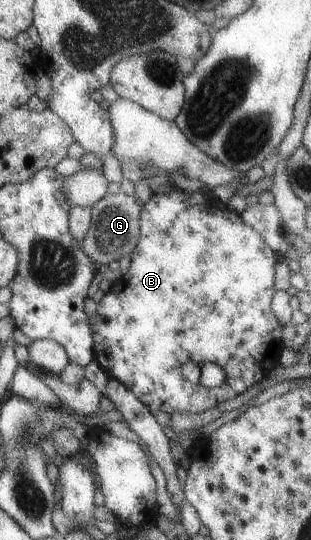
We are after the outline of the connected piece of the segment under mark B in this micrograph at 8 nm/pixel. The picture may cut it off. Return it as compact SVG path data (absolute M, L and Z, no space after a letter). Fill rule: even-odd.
M174 187L169 192L165 194L152 194L151 198L145 205L142 206L142 210L140 211L140 238L135 246L135 249L133 249L132 253L130 254L131 257L131 264L128 269L128 271L123 274L120 278L116 279L114 282L112 282L112 286L110 287L109 291L105 293L101 301L97 305L97 315L90 319L90 326L91 331L93 331L93 351L95 354L95 360L97 360L97 363L101 365L103 368L103 371L105 373L108 373L110 377L113 377L117 380L119 380L127 389L130 389L151 411L155 414L160 414L160 416L168 416L170 417L173 413L203 413L203 411L208 411L209 409L213 409L216 405L219 405L219 403L223 403L223 401L227 401L227 399L231 399L235 397L236 395L239 395L240 393L243 393L244 391L247 391L249 387L253 387L255 383L261 381L263 377L269 375L273 369L275 369L279 365L279 358L281 355L281 351L283 351L284 344L283 344L283 328L281 323L279 323L279 319L275 317L275 313L273 313L273 310L271 309L271 303L273 296L275 295L275 265L277 261L279 261L279 253L275 253L269 245L267 245L266 241L251 227L251 225L247 225L245 221L243 221L242 215L239 215L237 211L232 210L227 206L227 203L223 203L217 196L215 196L212 191L209 193L203 192L203 191L196 191L193 193L187 193L185 190L181 190L177 187ZM189 361L193 361L193 363L215 363L215 365L219 365L223 371L225 371L225 381L223 381L223 385L220 385L219 387L215 387L215 389L210 387L205 387L204 385L201 385L200 383L197 383L197 385L193 385L193 383L189 383L189 381L185 381L183 379L183 371L181 370L181 367L185 365L185 363L189 363Z

